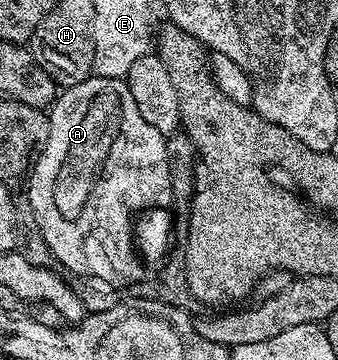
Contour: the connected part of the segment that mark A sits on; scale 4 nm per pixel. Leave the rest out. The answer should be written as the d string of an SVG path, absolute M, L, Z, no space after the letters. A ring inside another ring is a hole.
M95 75L90 79L83 79L80 83L70 84L67 91L58 96L49 107L49 137L42 140L41 147L43 152L39 155L39 160L33 163L29 171L27 183L27 199L31 202L31 211L35 214L34 226L43 234L43 240L47 250L61 261L63 271L69 273L72 271L75 275L88 275L91 279L100 279L103 283L132 283L138 284L144 278L144 264L137 254L135 237L133 234L133 220L140 212L151 208L170 208L173 203L171 194L171 159L167 156L167 139L141 113L137 110L137 101L133 101L133 93L129 93L126 82L123 79L106 79L100 75Z

